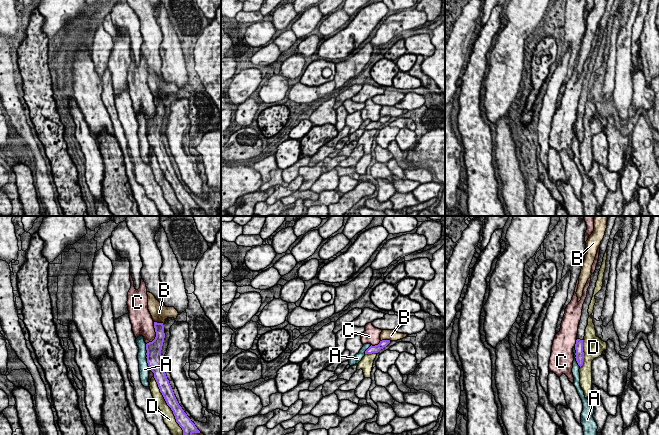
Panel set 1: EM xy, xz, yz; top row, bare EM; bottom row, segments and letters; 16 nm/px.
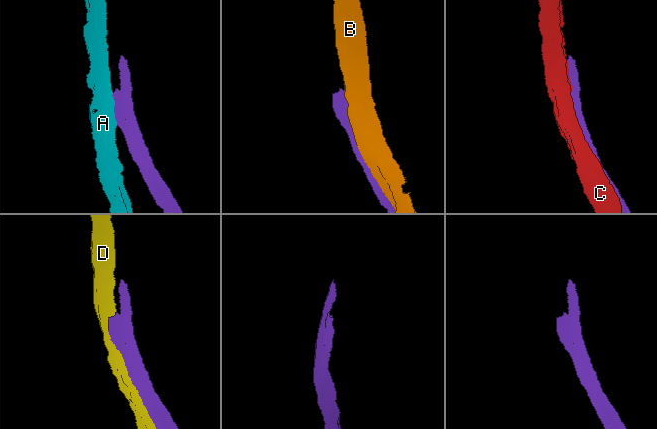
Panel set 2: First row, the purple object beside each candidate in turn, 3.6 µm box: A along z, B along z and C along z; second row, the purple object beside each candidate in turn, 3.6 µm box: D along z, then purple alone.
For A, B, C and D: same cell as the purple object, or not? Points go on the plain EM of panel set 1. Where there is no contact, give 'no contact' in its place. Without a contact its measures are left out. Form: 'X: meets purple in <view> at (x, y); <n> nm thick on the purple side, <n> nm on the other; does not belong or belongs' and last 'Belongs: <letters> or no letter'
A: meets purple in xy at (146, 133); 260 nm thick on the purple side, 160 nm on the other; does not belong
B: meets purple in xy at (159, 99); 160 nm thick on the purple side, 280 nm on the other; does not belong
C: meets purple in xy at (156, 110); 240 nm thick on the purple side, 320 nm on the other; does not belong
D: meets purple in xy at (170, 183); 200 nm thick on the purple side, 190 nm on the other; does not belong
Belongs: no letter

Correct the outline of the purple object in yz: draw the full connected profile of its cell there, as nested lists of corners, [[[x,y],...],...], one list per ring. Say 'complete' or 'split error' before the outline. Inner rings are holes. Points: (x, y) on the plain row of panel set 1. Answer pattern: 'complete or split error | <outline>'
split error | [[[607,0],[604,14],[600,20],[600,29],[599,29],[599,35],[598,35],[598,39],[596,42],[596,46],[591,51],[591,58],[590,58],[590,62],[587,67],[587,73],[583,80],[582,92],[581,92],[581,96],[579,98],[577,116],[576,116],[576,120],[575,120],[575,126],[576,126],[575,134],[580,143],[583,141],[583,135],[584,135],[583,116],[584,116],[584,112],[585,112],[585,105],[588,101],[588,94],[589,94],[588,85],[589,85],[589,81],[591,79],[591,76],[592,76],[592,73],[594,70],[594,65],[596,63],[596,58],[598,56],[599,47],[600,47],[600,44],[601,44],[601,41],[603,38],[604,30],[607,26],[607,22],[608,22],[608,18],[610,15],[610,11],[611,11],[613,2],[614,2],[614,0]]]

